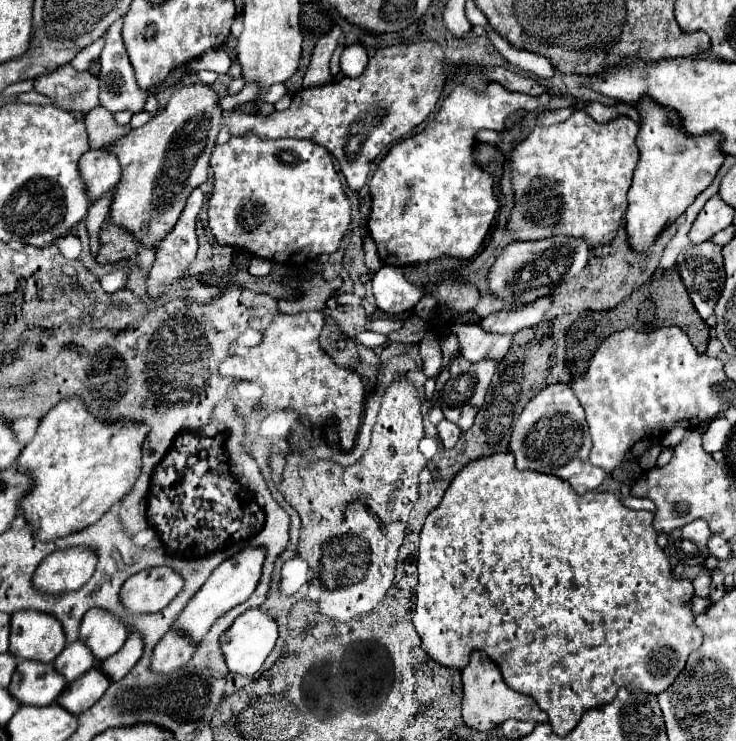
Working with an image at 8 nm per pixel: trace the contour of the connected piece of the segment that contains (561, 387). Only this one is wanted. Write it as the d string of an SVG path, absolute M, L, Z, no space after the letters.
M565 381L547 385L527 403L519 421L515 423L509 451L517 459L517 469L533 469L561 477L577 493L593 491L605 479L603 469L589 463L591 435L587 429L585 411Z

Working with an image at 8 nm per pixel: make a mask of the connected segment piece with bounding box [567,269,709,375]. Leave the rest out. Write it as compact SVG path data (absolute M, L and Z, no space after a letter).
M669 269L661 273L659 277L653 277L643 287L639 287L635 293L631 293L625 301L621 301L615 309L609 311L585 311L579 315L579 319L569 327L567 331L567 365L573 375L583 373L587 369L587 363L595 349L607 339L607 335L613 335L621 329L637 329L637 331L655 331L659 327L677 325L681 331L687 333L697 353L705 353L707 341L709 341L709 327L699 317L699 313L693 309L693 303L689 299L689 293L675 269Z

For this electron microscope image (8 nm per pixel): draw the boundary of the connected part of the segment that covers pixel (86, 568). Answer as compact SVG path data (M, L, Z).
M69 547L47 555L37 567L33 581L39 591L59 595L83 587L93 575L95 565L97 555L93 547Z

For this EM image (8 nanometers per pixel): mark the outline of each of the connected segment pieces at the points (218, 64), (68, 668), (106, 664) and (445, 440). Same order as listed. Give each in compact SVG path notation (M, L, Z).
M211 49L207 53L203 53L201 57L197 57L195 61L189 63L189 69L191 71L203 71L203 69L209 69L209 71L215 71L215 73L227 73L231 65L231 59L229 55L223 51L223 49Z
M77 639L63 649L63 653L55 659L53 665L59 669L59 673L65 675L67 683L71 683L77 677L81 677L85 671L89 671L93 663L95 663L93 651L83 641Z
M131 633L125 645L113 657L107 657L107 661L101 661L103 671L111 677L111 681L119 681L131 671L131 667L143 655L143 647L145 647L143 637L139 633Z
M443 419L443 421L437 425L437 429L439 429L439 439L441 439L441 443L445 445L445 449L455 447L457 439L461 437L461 429L459 429L459 425L455 425L453 421Z

